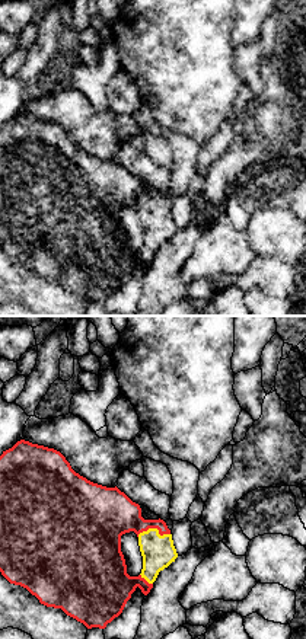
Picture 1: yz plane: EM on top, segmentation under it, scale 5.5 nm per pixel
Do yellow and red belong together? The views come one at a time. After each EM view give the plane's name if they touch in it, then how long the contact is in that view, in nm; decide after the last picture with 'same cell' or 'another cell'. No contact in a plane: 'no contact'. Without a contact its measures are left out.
yz | 180 nm

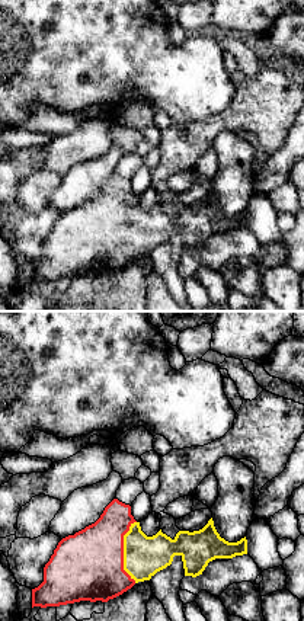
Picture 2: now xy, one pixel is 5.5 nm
xy | 340 nm

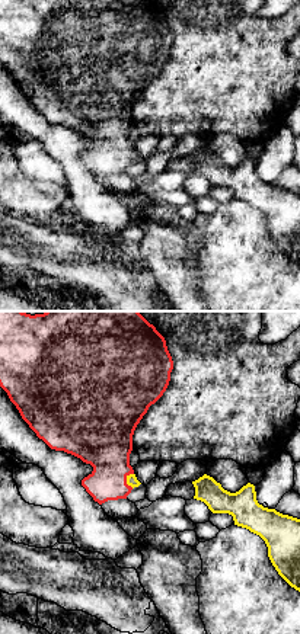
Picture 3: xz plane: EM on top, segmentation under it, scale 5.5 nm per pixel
xz | 90 nm

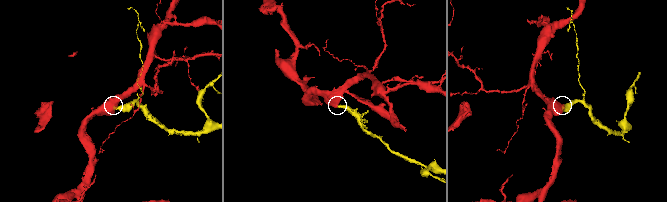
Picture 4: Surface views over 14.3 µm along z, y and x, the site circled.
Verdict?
same cell

